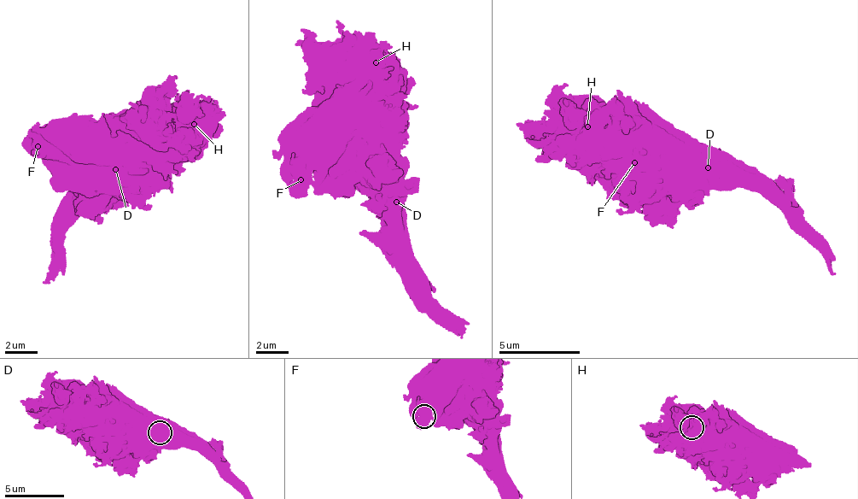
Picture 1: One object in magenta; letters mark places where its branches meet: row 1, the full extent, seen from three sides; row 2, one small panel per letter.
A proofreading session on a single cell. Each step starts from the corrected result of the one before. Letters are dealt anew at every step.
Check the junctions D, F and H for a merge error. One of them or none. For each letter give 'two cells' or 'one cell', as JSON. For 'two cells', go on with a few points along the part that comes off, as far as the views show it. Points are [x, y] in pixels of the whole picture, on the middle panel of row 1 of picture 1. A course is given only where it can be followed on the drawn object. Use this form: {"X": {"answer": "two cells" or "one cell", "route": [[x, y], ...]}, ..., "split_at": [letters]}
{"D": {"answer": "two cells", "route": [[397, 201], [397, 176], [376, 139], [377, 108], [347, 64], [323, 55], [300, 29]]}, "F": {"answer": "one cell"}, "H": {"answer": "one cell"}, "split_at": ["D"]}

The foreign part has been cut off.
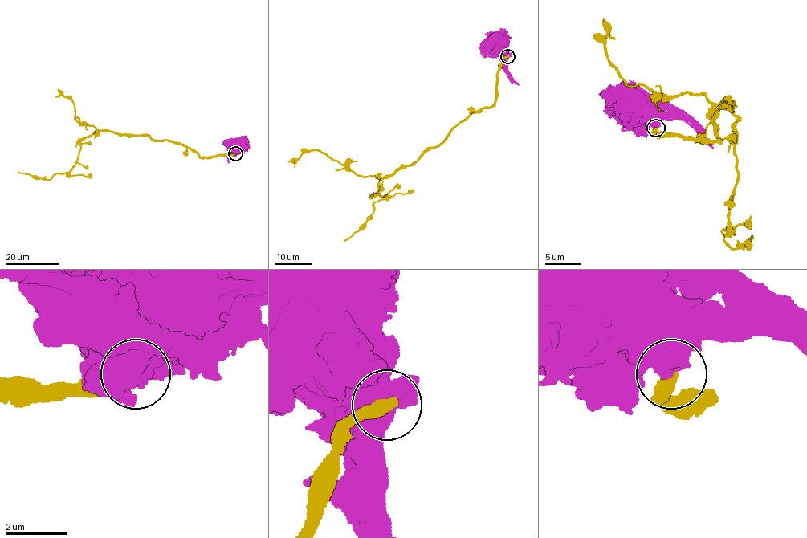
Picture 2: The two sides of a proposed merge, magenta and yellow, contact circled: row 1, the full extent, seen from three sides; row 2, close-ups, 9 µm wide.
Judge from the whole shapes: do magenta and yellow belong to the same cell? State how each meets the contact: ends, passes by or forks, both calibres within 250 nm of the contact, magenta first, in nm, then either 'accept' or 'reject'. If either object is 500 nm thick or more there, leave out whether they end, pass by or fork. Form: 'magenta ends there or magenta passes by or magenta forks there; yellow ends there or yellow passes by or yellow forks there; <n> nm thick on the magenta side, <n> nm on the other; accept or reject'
550 nm thick on the magenta side, 420 nm on the other; reject

